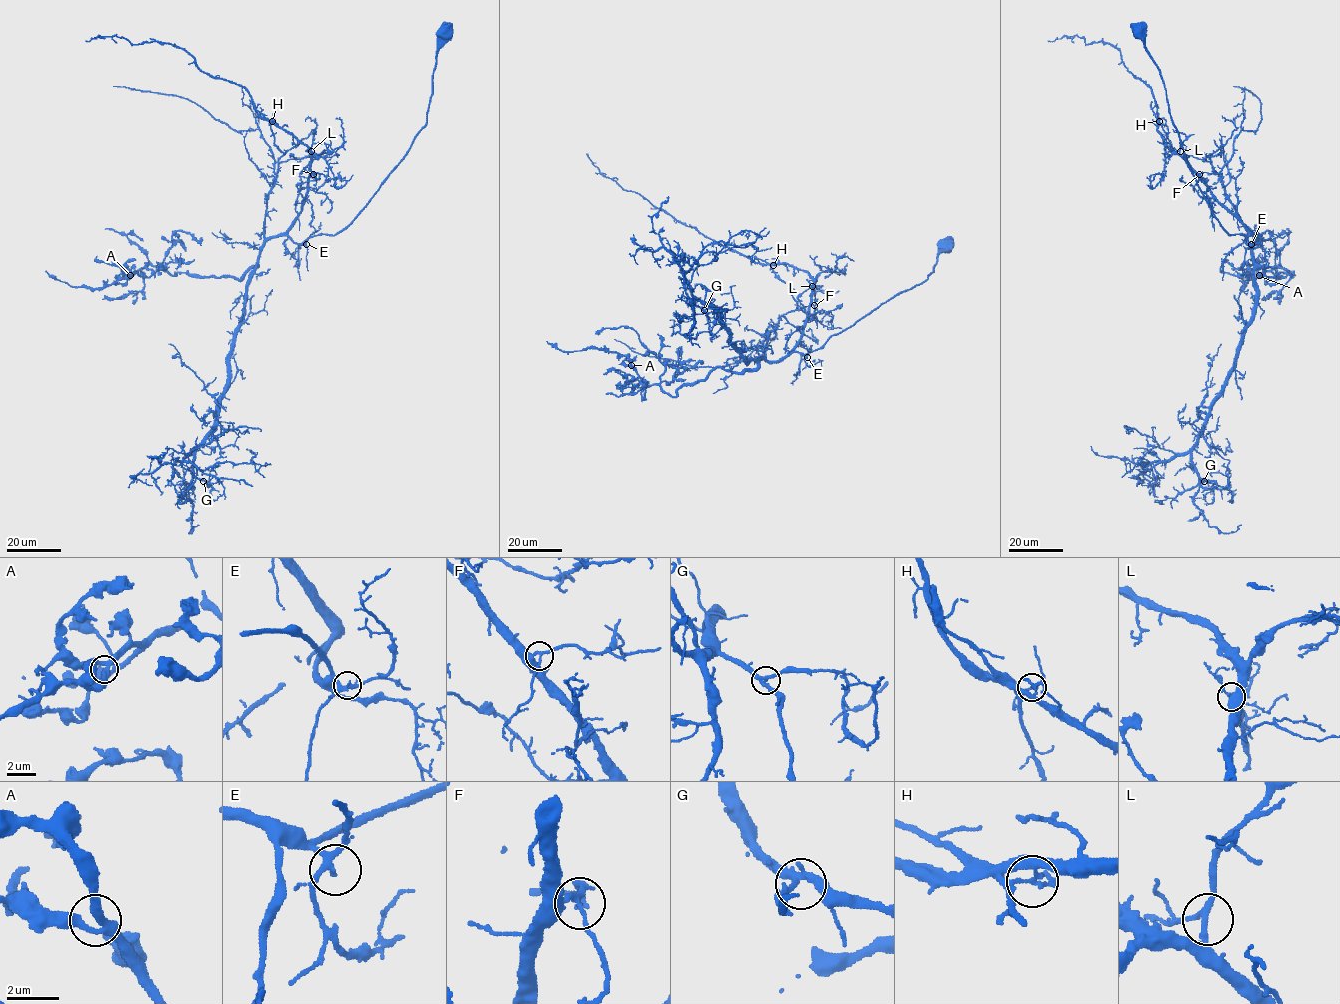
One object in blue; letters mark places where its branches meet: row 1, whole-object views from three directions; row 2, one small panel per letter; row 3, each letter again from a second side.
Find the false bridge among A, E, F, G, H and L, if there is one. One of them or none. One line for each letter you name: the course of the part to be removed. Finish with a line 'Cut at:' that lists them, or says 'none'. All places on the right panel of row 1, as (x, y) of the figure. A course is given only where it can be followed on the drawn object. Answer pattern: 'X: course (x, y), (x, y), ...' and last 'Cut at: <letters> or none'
H: course (1159, 120), (1176, 153)
Cut at: H

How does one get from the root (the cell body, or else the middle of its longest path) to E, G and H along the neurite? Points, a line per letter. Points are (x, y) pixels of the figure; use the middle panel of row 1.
E: (948, 243), (938, 253), (933, 271), (925, 280), (902, 291), (833, 335), (821, 347), (808, 352), (807, 357)
G: (948, 243), (925, 280), (805, 354), (747, 361), (730, 343), (716, 312), (695, 298), (704, 310)
H: (948, 243), (925, 280), (805, 354), (789, 353), (807, 320), (813, 278), (786, 263), (773, 265)

